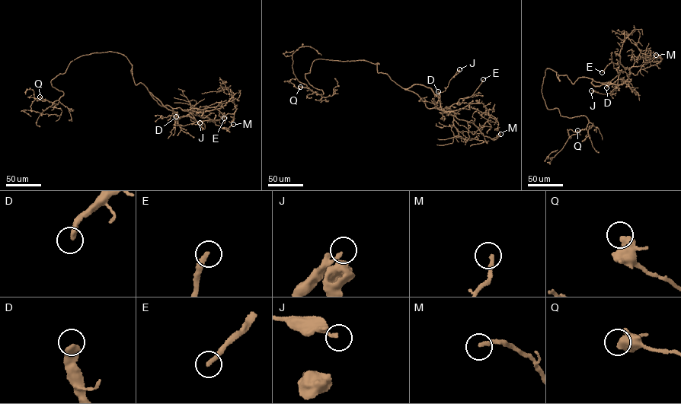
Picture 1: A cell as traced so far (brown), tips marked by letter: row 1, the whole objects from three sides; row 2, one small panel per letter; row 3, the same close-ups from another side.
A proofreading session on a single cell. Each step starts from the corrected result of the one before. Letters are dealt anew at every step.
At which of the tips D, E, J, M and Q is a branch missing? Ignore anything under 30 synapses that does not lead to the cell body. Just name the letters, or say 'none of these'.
D, E

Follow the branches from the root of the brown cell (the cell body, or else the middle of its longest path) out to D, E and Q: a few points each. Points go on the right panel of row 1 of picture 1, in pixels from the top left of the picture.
D: (554, 71), (558, 79), (566, 74), (573, 84), (583, 77), (592, 78), (596, 86), (612, 84), (606, 87)
E: (554, 71), (558, 79), (566, 74), (573, 84), (582, 77), (610, 81), (623, 72), (612, 62), (602, 72)
Q: (554, 71), (545, 71), (541, 91), (545, 105), (558, 109), (561, 116), (585, 116), (587, 126), (577, 130)

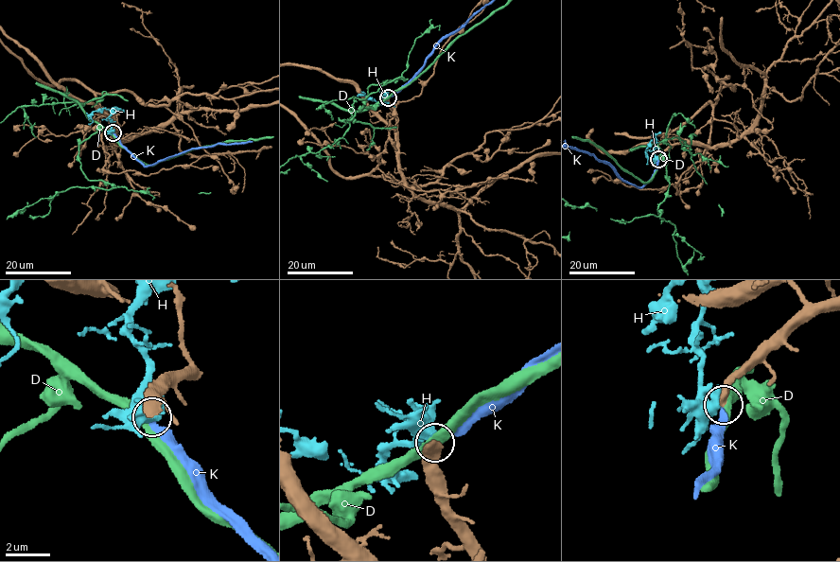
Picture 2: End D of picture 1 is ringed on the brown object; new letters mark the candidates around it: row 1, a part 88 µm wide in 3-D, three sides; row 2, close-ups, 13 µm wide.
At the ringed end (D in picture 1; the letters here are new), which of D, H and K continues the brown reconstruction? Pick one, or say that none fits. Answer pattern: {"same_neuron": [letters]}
{"same_neuron": ["K"]}

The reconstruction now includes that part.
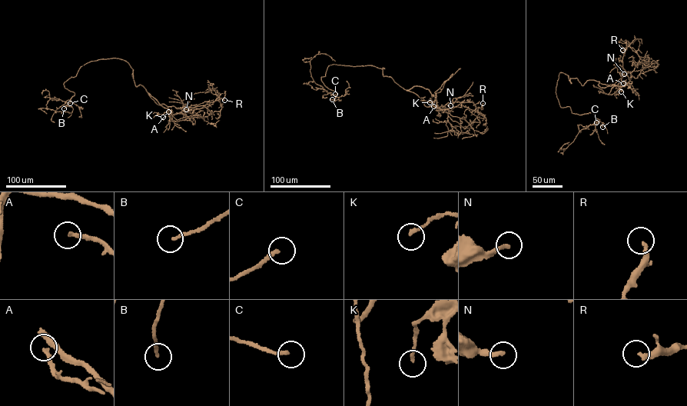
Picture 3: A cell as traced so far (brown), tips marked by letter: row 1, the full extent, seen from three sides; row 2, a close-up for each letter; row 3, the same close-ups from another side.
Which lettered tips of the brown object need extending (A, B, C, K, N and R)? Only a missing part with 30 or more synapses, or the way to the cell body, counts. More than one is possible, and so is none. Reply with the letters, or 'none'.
A

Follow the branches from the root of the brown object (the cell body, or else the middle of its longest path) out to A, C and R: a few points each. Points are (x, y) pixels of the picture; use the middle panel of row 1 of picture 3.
A: (379, 68), (383, 68), (383, 76), (390, 77), (403, 88), (416, 94), (425, 105), (437, 108), (433, 106)
C: (379, 68), (371, 65), (329, 65), (321, 81), (336, 94), (331, 94), (335, 94)
R: (379, 68), (383, 68), (383, 76), (416, 94), (426, 107), (447, 113), (462, 103), (481, 108), (482, 103)

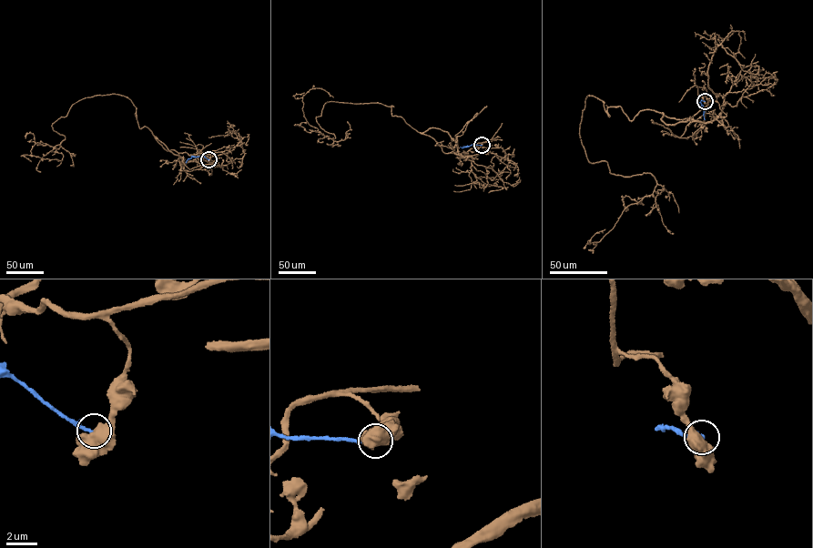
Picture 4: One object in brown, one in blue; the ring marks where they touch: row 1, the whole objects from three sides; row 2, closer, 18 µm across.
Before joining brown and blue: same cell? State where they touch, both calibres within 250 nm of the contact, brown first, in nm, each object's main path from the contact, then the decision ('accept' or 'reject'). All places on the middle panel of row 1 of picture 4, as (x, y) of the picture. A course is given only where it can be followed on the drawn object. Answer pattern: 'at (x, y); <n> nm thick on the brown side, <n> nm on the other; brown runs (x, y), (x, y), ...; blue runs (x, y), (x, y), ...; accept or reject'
at (482, 145); 800 nm thick on the brown side, 180 nm on the other; brown runs (482, 145), (444, 153), (378, 103), (326, 102), (316, 122), (332, 139), (302, 108), (310, 89), (333, 97); blue runs (482, 145), (460, 147); reject

